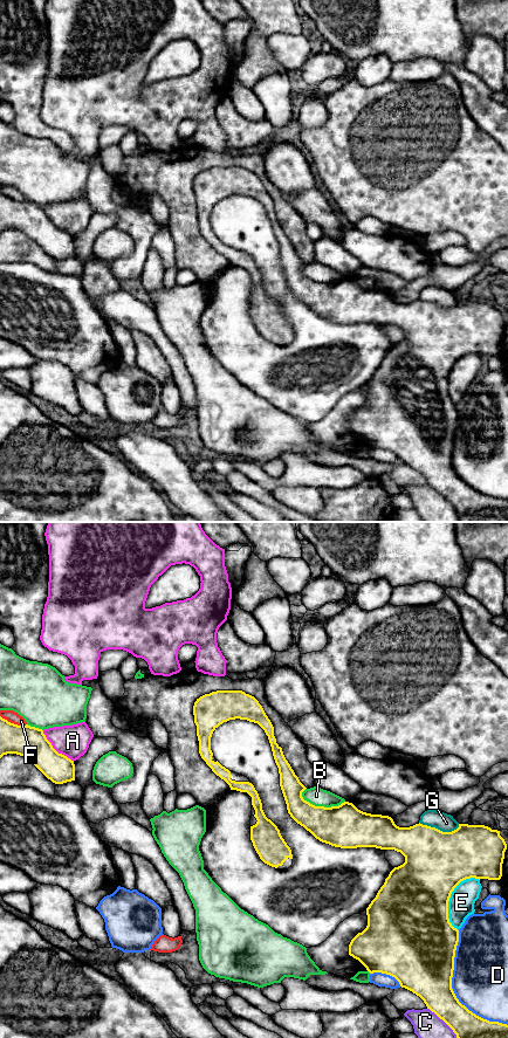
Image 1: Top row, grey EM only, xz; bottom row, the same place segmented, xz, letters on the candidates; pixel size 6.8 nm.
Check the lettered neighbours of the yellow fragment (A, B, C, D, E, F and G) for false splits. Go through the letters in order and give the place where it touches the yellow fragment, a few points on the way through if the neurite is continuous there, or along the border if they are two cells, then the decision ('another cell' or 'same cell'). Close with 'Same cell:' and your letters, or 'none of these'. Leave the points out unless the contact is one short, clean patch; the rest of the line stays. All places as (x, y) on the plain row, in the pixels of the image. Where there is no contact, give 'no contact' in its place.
A: xz (54, 225) | another cell
B: xz (321, 282) | another cell
C: xz (447, 500) | another cell
D: xz (452, 466) | another cell
E: xz (450, 372) | another cell
F: xz (13, 199) | another cell
G: xz (439, 306) | another cell
Same cell: none of these

